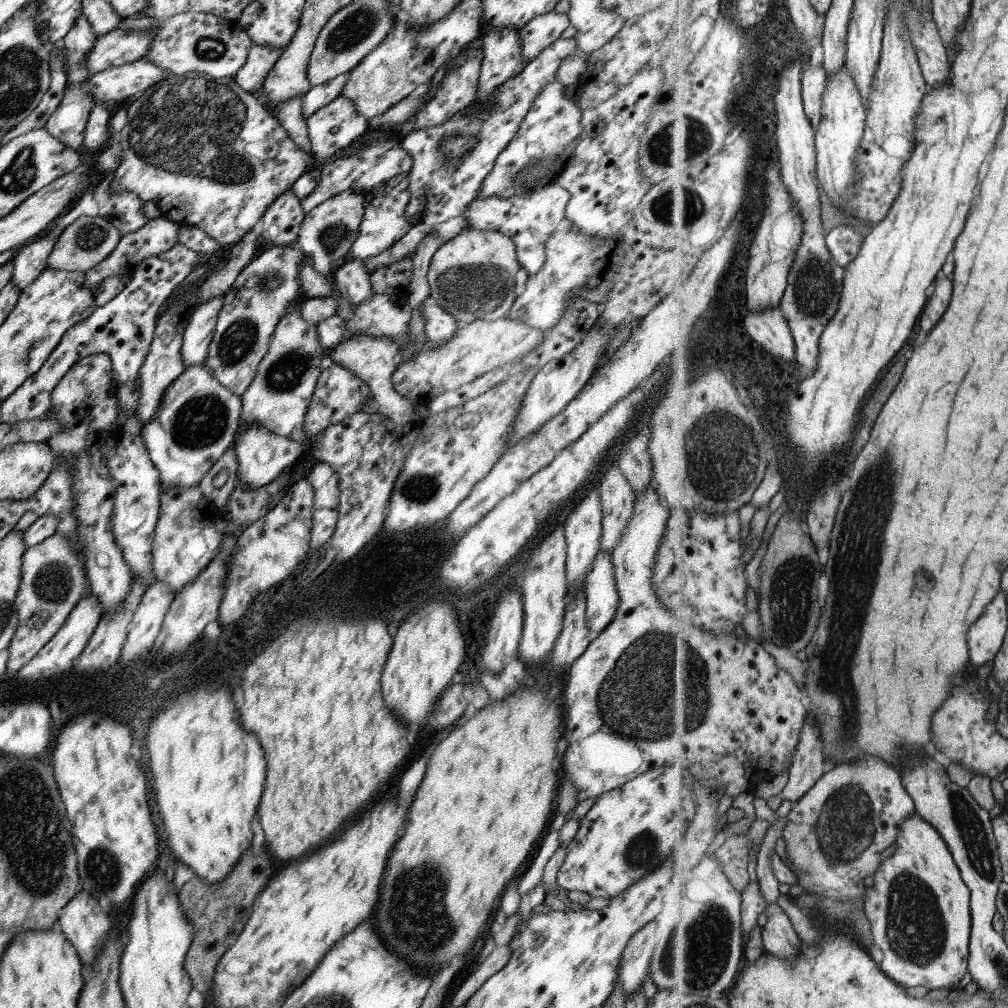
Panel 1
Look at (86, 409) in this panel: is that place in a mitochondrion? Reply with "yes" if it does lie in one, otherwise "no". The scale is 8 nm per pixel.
no

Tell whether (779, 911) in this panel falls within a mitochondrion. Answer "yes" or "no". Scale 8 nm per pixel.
no

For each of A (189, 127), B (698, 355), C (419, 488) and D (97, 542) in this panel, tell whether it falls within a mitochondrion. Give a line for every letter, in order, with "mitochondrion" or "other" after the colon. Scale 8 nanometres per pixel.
A: mitochondrion
B: other
C: mitochondrion
D: other

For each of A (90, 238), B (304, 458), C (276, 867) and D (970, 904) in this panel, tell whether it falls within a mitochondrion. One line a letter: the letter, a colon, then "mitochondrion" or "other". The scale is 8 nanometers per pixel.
A: mitochondrion
B: other
C: other
D: other

